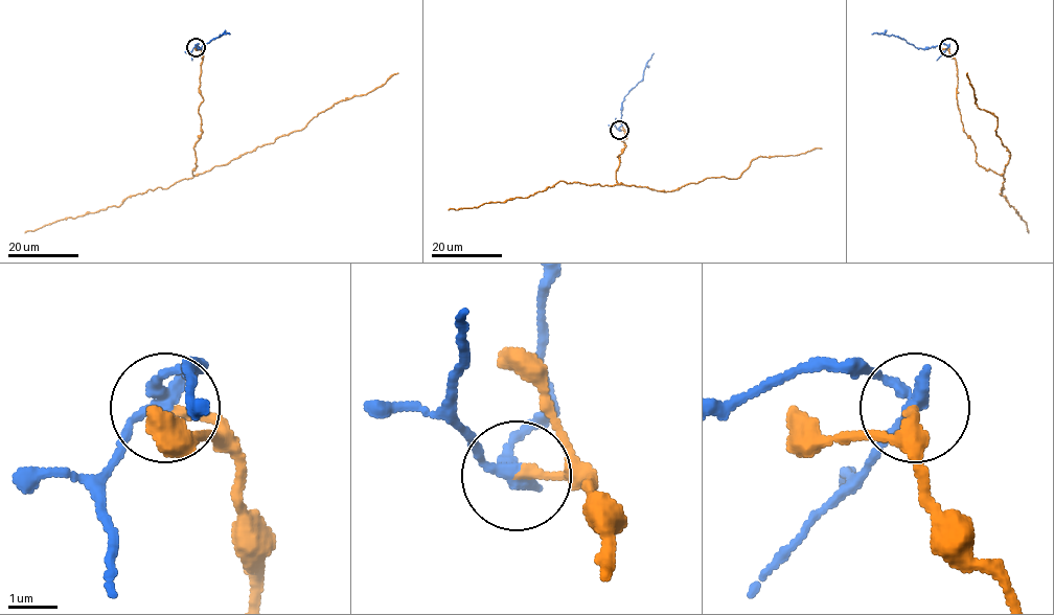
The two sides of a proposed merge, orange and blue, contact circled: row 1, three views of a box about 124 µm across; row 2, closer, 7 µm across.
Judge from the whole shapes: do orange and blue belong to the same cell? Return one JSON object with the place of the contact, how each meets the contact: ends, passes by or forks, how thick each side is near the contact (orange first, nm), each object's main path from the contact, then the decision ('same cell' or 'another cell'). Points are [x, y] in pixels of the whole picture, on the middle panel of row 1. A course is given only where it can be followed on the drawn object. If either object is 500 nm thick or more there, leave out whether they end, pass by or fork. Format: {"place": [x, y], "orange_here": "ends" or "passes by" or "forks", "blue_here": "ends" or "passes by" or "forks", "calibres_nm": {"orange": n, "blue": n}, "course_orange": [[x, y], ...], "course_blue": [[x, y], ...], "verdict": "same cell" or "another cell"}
{"place": [619, 130], "orange_here": "ends", "blue_here": "passes by", "calibres_nm": {"orange": 180, "blue": 280}, "course_orange": [[619, 130], [626, 138], [618, 183], [655, 190], [736, 179], [758, 157], [821, 149]], "course_blue": [[619, 130], [624, 96], [642, 78], [645, 63], [654, 53]], "verdict": "another cell"}

